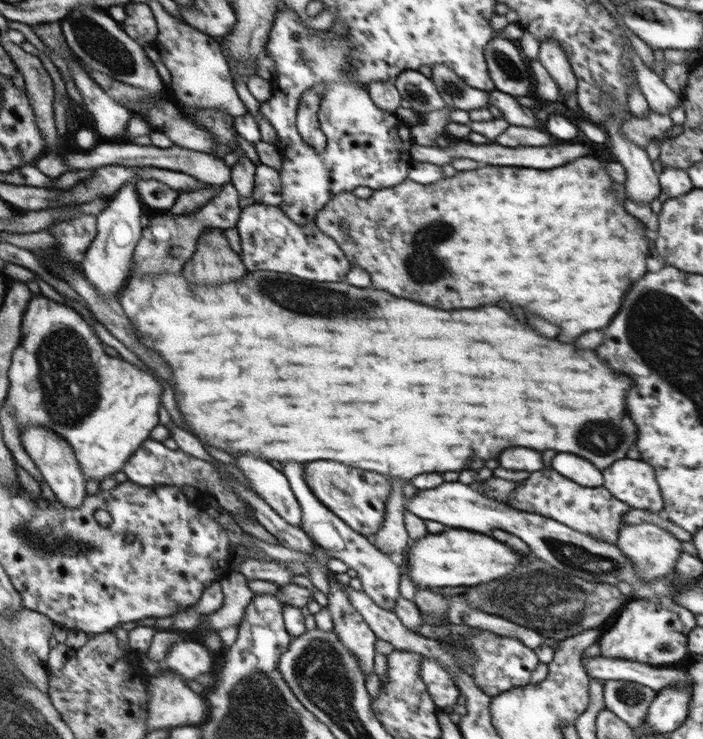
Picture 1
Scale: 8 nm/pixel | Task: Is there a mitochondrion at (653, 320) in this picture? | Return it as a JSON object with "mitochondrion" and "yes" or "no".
{"mitochondrion":"yes"}

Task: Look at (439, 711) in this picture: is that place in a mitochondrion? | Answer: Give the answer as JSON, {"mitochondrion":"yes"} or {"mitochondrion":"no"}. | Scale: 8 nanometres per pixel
{"mitochondrion":"no"}

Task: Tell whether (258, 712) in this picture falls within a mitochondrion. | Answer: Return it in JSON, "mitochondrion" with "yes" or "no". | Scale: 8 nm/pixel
{"mitochondrion":"yes"}

